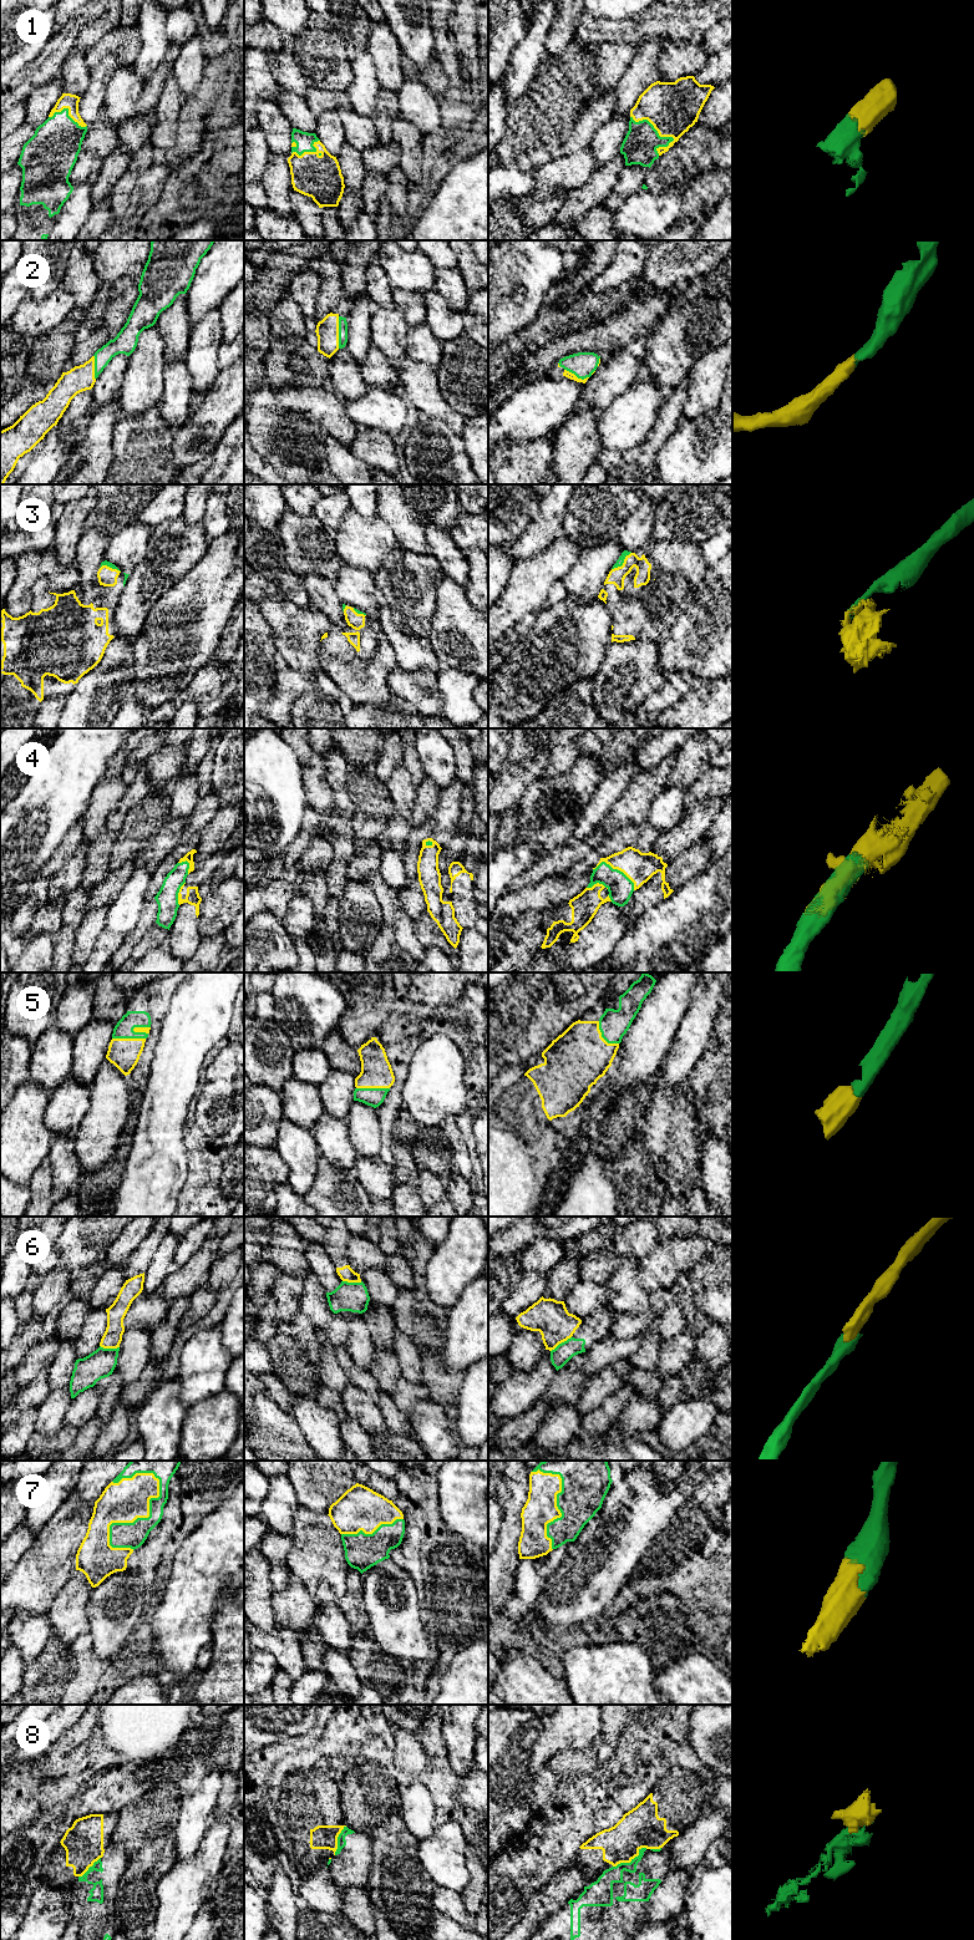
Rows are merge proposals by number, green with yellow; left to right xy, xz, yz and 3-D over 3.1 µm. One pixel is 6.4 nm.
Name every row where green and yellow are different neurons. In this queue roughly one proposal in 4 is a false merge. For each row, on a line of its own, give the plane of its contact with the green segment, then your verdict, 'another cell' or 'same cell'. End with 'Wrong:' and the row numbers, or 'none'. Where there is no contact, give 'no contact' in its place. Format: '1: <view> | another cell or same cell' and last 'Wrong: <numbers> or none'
1: yz | same cell
2: xz | same cell
3: yz | same cell
4: yz | same cell
5: xy | same cell
6: yz | another cell
7: xy | same cell
8: yz | another cell
Wrong: 6, 8

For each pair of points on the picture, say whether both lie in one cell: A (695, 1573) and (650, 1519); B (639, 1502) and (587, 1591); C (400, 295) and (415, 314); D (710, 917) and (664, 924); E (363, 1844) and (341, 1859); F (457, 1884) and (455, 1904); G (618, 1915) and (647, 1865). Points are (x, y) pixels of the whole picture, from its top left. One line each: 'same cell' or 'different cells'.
A: different cells
B: same cell
C: same cell
D: same cell
E: same cell
F: different cells
G: same cell

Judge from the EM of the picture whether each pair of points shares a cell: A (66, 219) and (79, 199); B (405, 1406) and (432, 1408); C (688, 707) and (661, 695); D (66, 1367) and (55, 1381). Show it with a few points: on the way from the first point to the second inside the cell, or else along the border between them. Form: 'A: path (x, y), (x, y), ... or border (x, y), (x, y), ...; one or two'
A: path (71, 214), (79, 204); one
B: border (429, 1398), (420, 1400), (409, 1416); two
C: border (683, 696), (657, 715); two
D: path (62, 1371), (59, 1377); one

